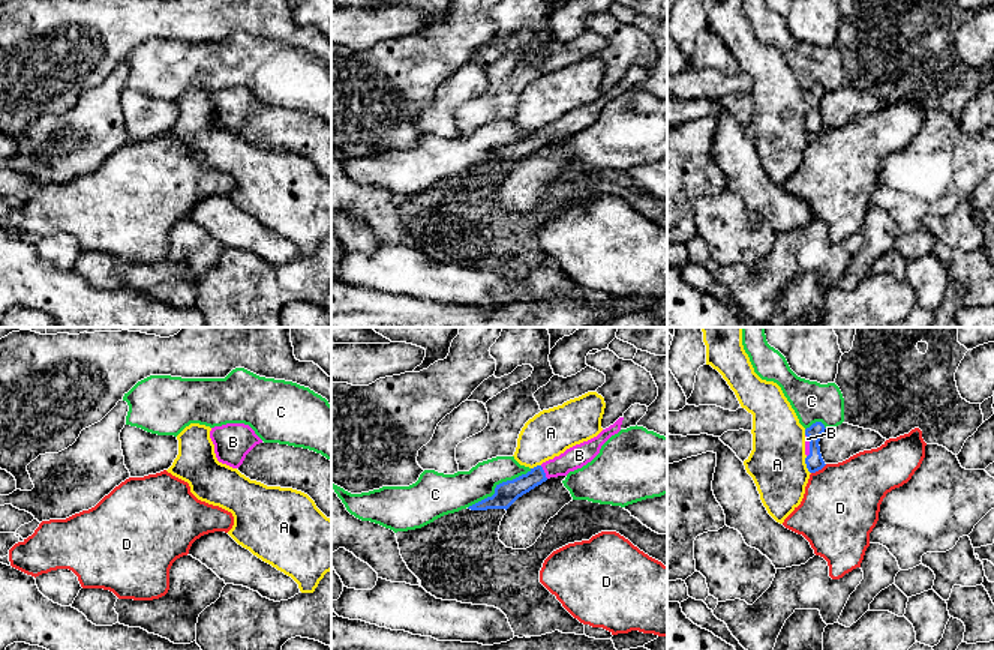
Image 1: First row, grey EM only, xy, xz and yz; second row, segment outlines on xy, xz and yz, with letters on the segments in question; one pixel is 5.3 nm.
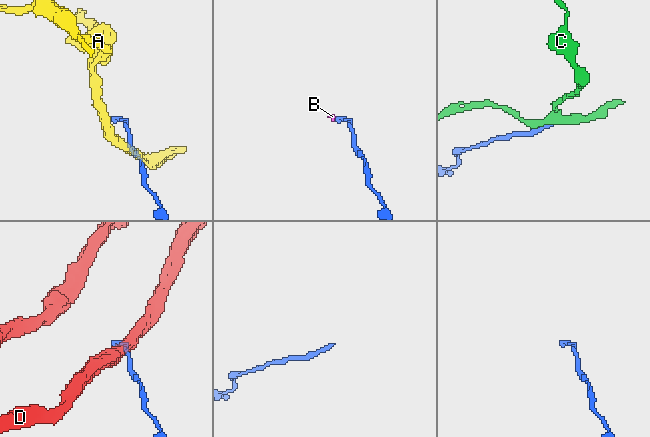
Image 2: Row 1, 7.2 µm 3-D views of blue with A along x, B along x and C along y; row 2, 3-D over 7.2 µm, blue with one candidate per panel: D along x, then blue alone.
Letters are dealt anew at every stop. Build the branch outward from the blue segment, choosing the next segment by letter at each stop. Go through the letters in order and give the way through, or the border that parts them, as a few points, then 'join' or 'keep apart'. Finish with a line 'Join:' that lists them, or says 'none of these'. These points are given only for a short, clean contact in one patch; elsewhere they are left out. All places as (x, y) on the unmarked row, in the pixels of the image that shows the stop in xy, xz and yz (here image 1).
A: along yz (805, 120), (805, 129), (810, 137) | keep apart
B: across xz (507, 156), (543, 135), (579, 119) | join
C: keep apart
D: along yz (826, 128), (811, 137) | keep apart
Join: B

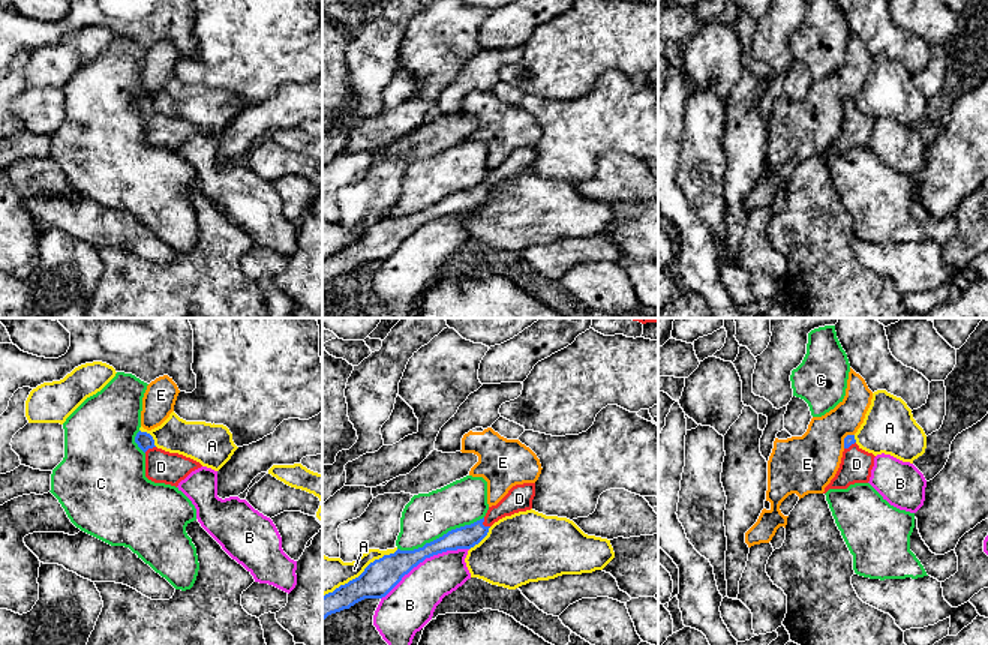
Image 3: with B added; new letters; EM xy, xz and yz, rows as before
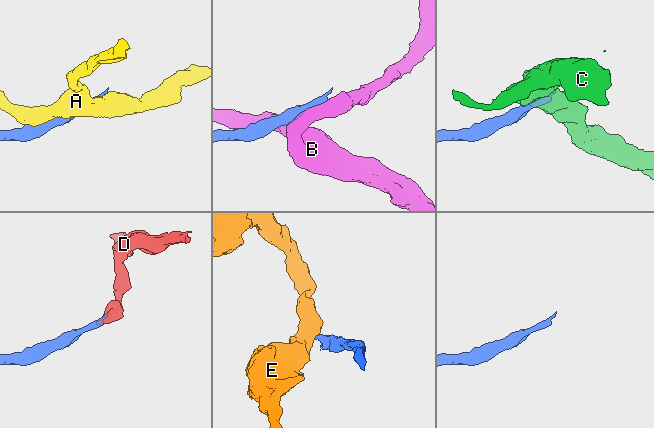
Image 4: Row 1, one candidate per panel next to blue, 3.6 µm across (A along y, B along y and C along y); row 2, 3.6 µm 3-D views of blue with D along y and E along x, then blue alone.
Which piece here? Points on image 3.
A: keep apart
B: along xz (468, 212), (426, 221), (381, 263) | keep apart
C: along xz (483, 180), (452, 192), (422, 210), (398, 213) | keep apart
D: across xz (465, 201), (482, 188), (519, 162) | join
E: along yz (853, 98), (844, 102), (843, 111) | keep apart
Join: D

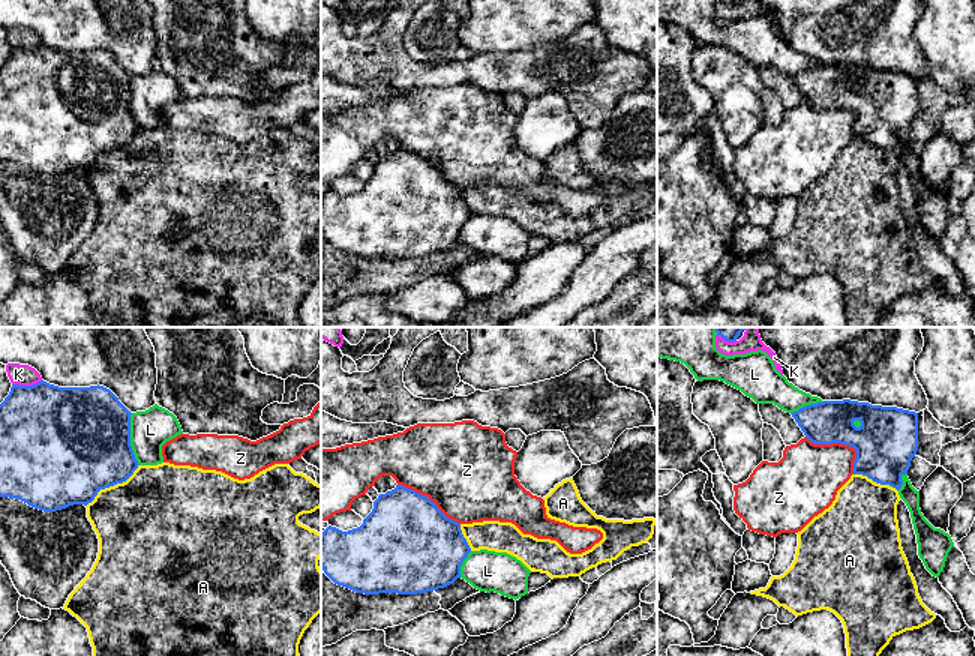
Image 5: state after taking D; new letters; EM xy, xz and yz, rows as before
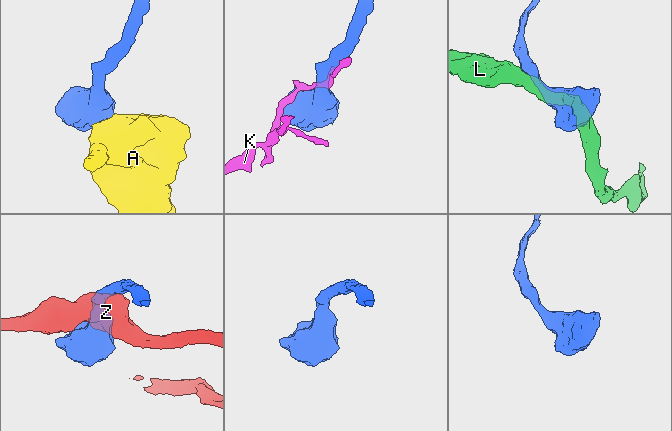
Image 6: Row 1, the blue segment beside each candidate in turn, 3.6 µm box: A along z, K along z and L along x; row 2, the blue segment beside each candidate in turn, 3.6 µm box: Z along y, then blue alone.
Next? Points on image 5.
A: along xy (138, 128), (125, 144), (102, 152), (86, 170) | keep apart
K: keep apart
L: keep apart
Z: keep apart
Join: none of these

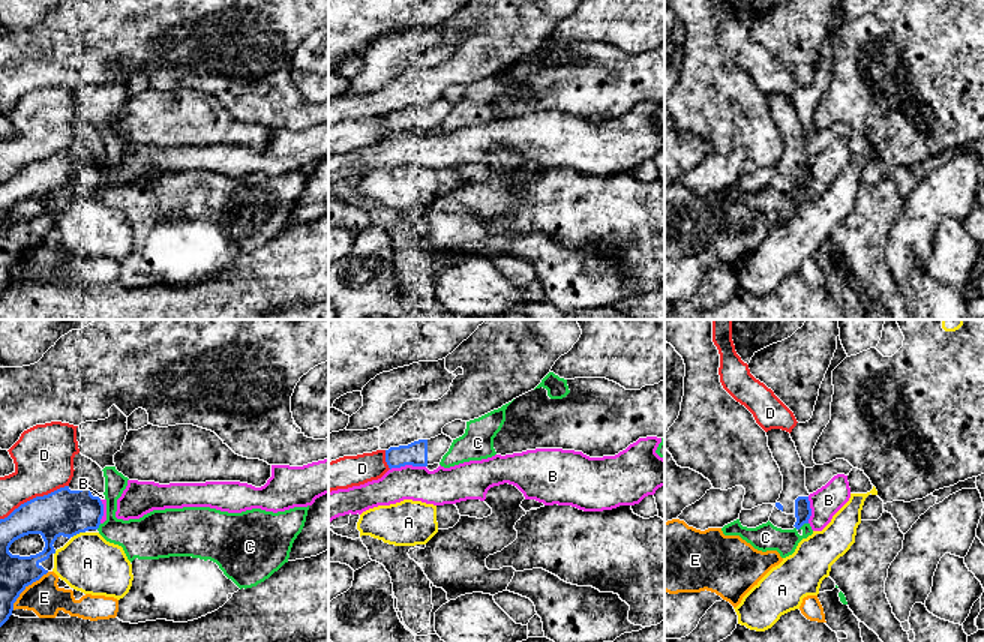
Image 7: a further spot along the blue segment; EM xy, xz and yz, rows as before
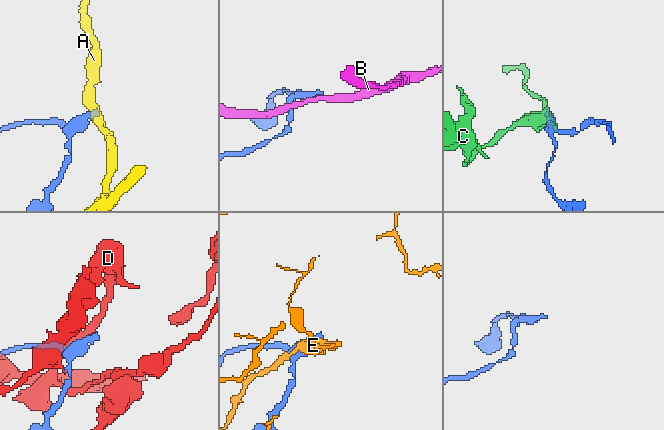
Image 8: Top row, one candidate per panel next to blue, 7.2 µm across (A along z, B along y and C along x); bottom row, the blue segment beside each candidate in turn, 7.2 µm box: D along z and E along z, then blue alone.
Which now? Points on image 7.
A: keep apart
B: keep apart
C: keep apart
D: keep apart
E: keep apart
Join: none of these

